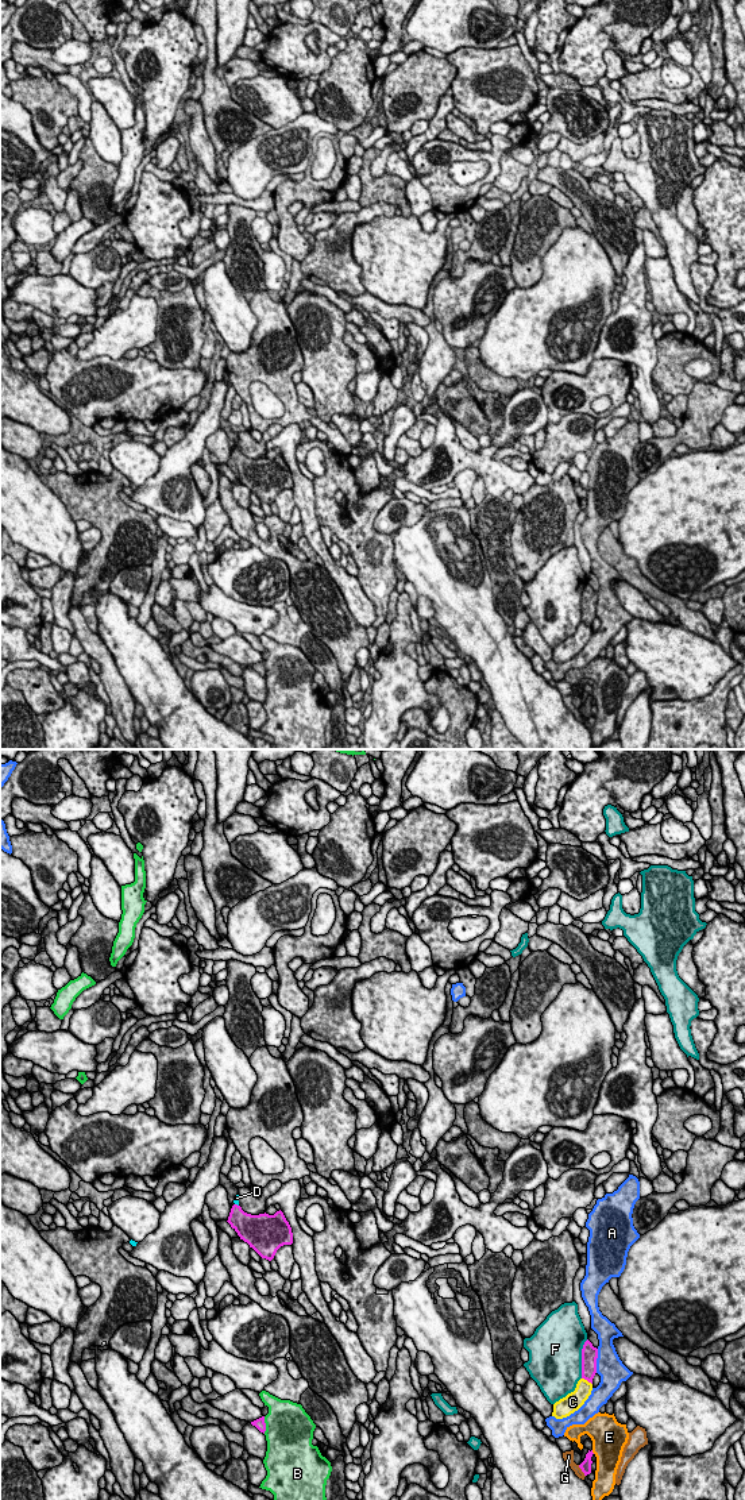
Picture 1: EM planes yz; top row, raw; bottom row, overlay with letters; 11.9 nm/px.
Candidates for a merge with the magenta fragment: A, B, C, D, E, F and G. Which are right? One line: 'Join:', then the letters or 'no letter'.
Join: D

